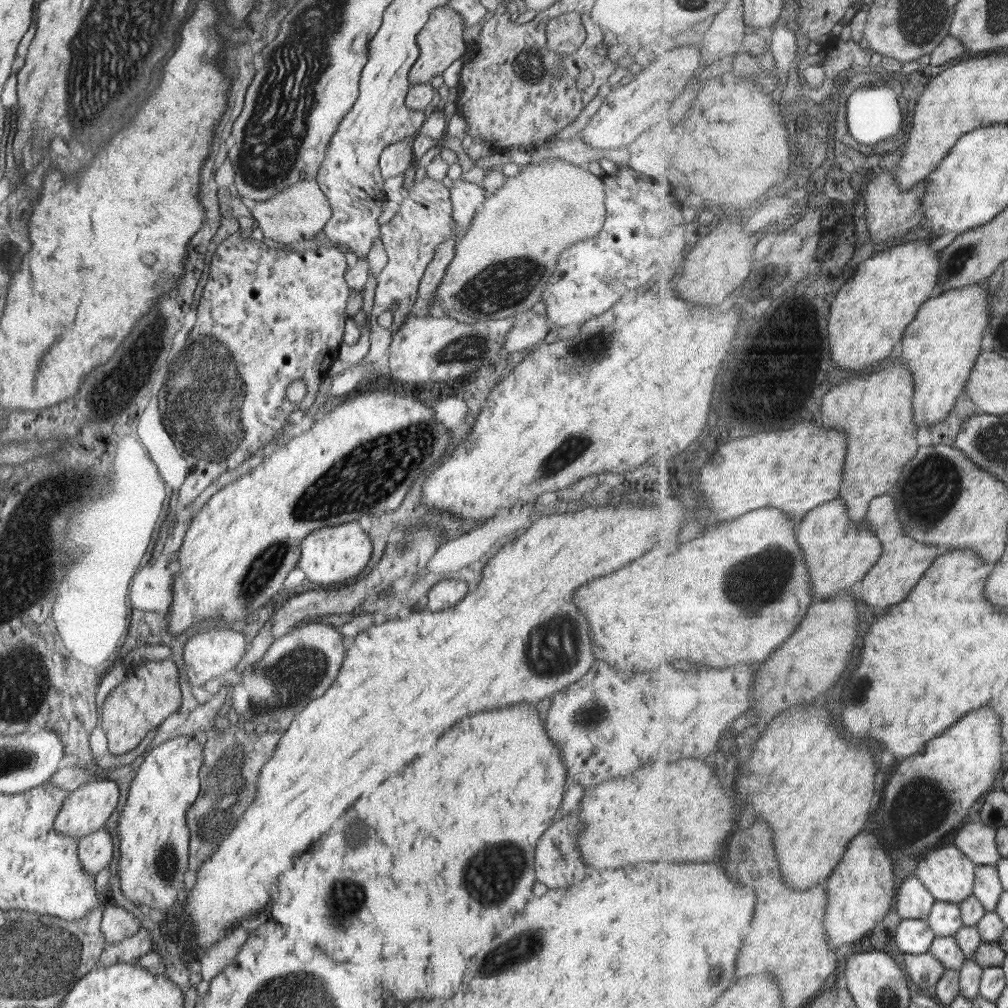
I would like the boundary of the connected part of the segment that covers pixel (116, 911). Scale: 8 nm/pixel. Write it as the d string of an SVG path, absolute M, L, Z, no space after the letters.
M104 903L101 931L104 933L105 942L113 944L125 938L134 936L140 929L140 922L131 912L121 907Z

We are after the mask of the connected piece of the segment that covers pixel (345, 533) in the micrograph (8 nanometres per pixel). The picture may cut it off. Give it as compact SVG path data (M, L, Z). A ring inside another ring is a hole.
M358 521L324 527L304 538L300 548L297 566L306 574L306 582L316 584L336 584L355 580L355 577L368 566L372 556L372 542Z

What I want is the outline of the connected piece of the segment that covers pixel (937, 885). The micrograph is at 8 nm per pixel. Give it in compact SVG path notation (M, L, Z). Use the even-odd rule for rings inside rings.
M955 844L930 852L921 861L918 876L939 900L962 904L975 895L979 876L979 864Z

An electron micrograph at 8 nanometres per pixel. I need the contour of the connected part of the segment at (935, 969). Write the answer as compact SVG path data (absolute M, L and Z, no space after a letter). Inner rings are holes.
M932 951L920 955L912 953L907 954L907 969L909 974L913 976L915 985L919 988L938 986L940 979L949 969Z

